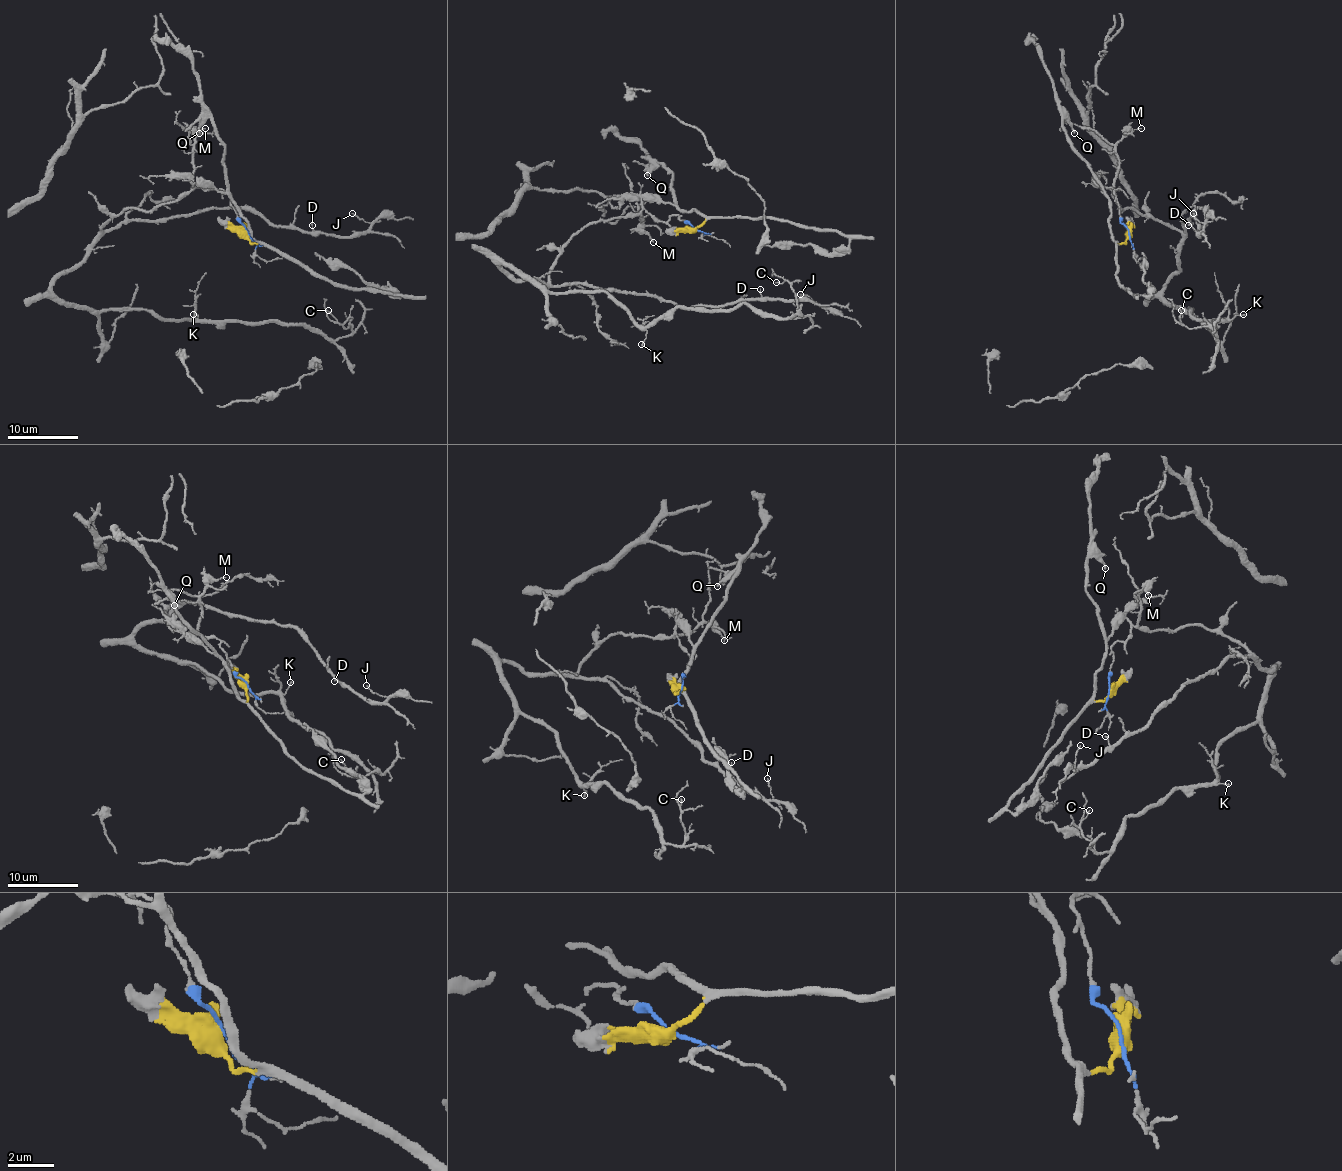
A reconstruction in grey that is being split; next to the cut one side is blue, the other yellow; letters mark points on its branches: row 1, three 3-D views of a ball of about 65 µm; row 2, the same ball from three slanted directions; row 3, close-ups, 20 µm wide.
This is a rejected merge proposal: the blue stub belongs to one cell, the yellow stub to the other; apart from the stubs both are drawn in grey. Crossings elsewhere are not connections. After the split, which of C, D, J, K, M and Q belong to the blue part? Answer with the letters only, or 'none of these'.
C, D, J, K, M

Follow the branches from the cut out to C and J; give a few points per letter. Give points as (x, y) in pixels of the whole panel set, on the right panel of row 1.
C: (1129, 232), (1109, 188), (1122, 211), (1182, 234), (1162, 296), (1224, 321), (1203, 324), (1217, 340), (1182, 310)
J: (1129, 232), (1109, 188), (1122, 211), (1173, 229), (1207, 207), (1200, 236), (1192, 213)

